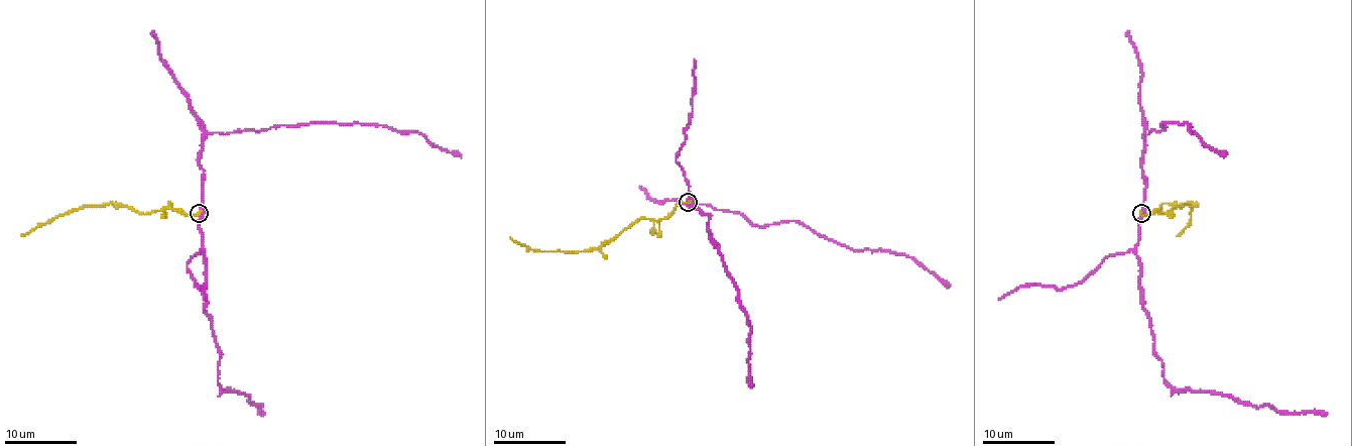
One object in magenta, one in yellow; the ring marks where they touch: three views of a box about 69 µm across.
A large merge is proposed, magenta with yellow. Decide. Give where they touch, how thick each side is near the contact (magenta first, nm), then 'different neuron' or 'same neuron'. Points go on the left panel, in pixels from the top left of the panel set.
at (199, 213); 460 nm thick on the magenta side, 240 nm on the other; different neuron

